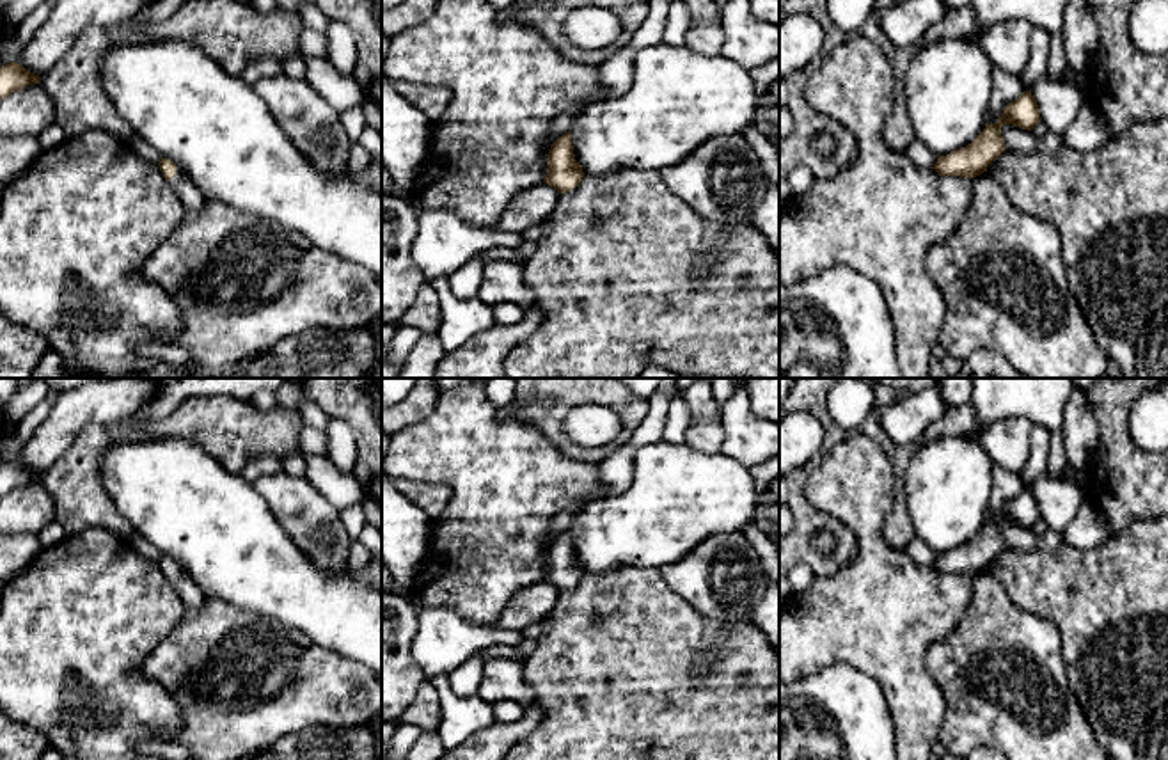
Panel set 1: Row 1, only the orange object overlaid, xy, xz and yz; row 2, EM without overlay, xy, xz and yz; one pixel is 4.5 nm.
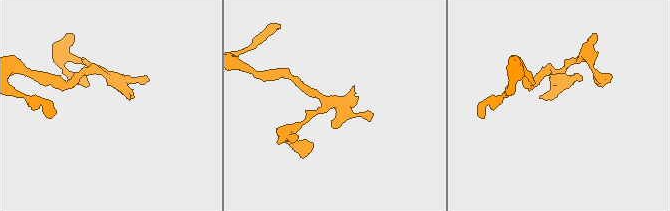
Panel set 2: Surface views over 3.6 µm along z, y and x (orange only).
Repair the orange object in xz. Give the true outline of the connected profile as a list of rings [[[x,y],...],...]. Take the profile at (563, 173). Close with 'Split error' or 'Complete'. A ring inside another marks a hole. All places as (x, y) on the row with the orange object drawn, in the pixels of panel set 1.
[[[572,130],[559,137],[547,154],[547,174],[543,183],[554,186],[557,194],[573,190],[584,178],[582,167],[573,154],[570,133]]]. Complete

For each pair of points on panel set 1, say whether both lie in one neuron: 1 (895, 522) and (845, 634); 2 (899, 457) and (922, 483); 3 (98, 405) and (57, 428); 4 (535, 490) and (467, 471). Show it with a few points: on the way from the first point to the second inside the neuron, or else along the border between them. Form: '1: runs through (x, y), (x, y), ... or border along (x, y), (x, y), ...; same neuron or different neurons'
1: border along (895, 499), (886, 517), (883, 537), (902, 551); different neurons
2: border along (936, 437), (923, 443), (907, 466), (907, 510); different neurons
3: runs through (87, 405), (80, 405), (68, 418); same neuron
4: runs through (519, 480), (510, 480), (501, 471), (483, 471); same neuron

